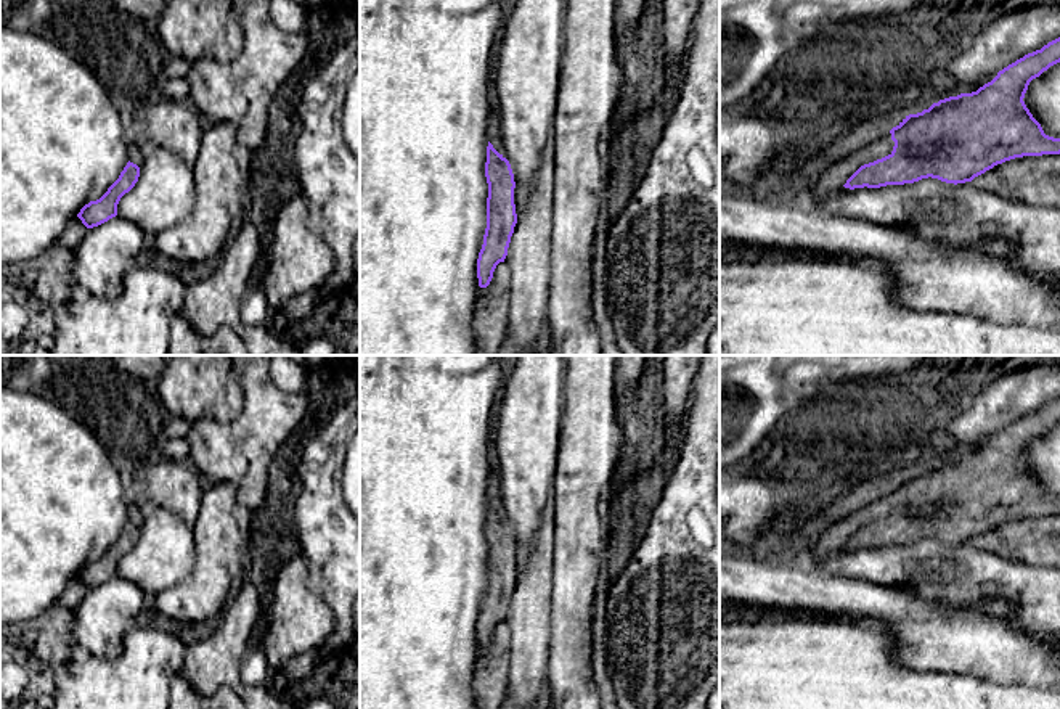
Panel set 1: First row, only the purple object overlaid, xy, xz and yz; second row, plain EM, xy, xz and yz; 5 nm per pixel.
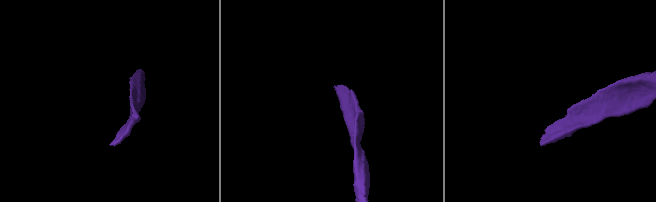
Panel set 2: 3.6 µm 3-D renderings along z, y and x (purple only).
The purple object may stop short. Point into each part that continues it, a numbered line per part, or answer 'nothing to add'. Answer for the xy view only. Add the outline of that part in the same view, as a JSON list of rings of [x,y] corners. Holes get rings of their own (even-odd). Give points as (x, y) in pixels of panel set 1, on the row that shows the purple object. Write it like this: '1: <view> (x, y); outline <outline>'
1: xy (135, 148); outline [[[130,137],[127,143],[127,156],[128,161],[143,166],[148,146],[138,137]]]

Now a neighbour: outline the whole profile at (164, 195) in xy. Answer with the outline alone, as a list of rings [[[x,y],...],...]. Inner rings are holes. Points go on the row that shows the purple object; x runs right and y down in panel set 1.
[[[148,146],[135,186],[117,204],[117,215],[137,223],[148,243],[180,223],[196,204],[193,167],[180,156]]]

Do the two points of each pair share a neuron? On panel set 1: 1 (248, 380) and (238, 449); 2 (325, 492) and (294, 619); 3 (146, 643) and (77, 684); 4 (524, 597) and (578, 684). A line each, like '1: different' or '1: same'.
1: same
2: different
3: same
4: different

